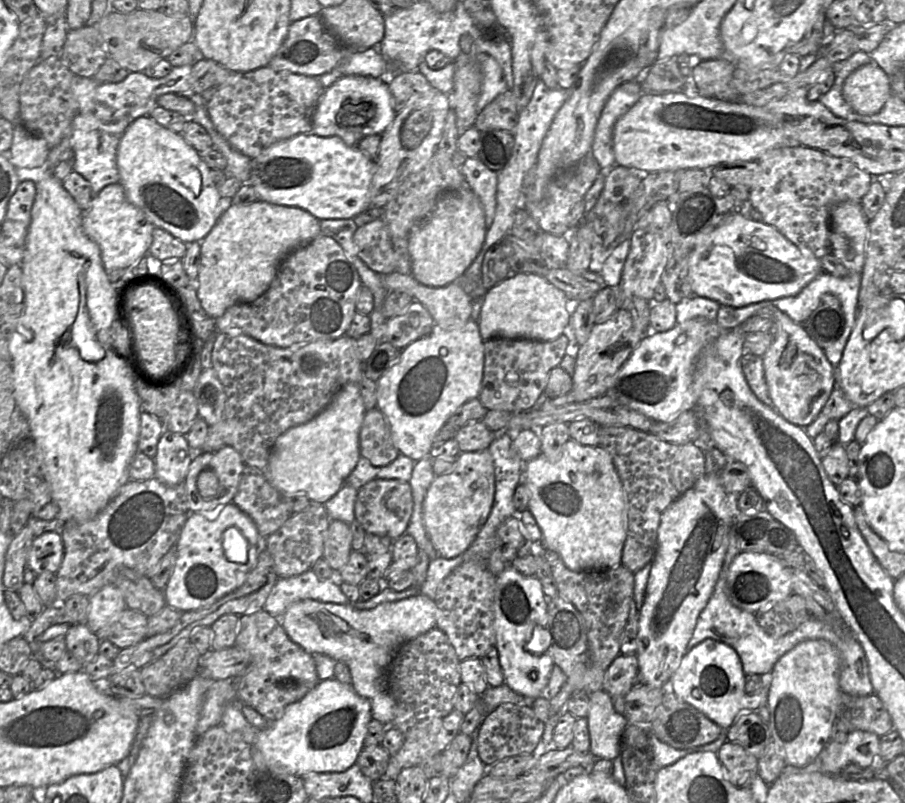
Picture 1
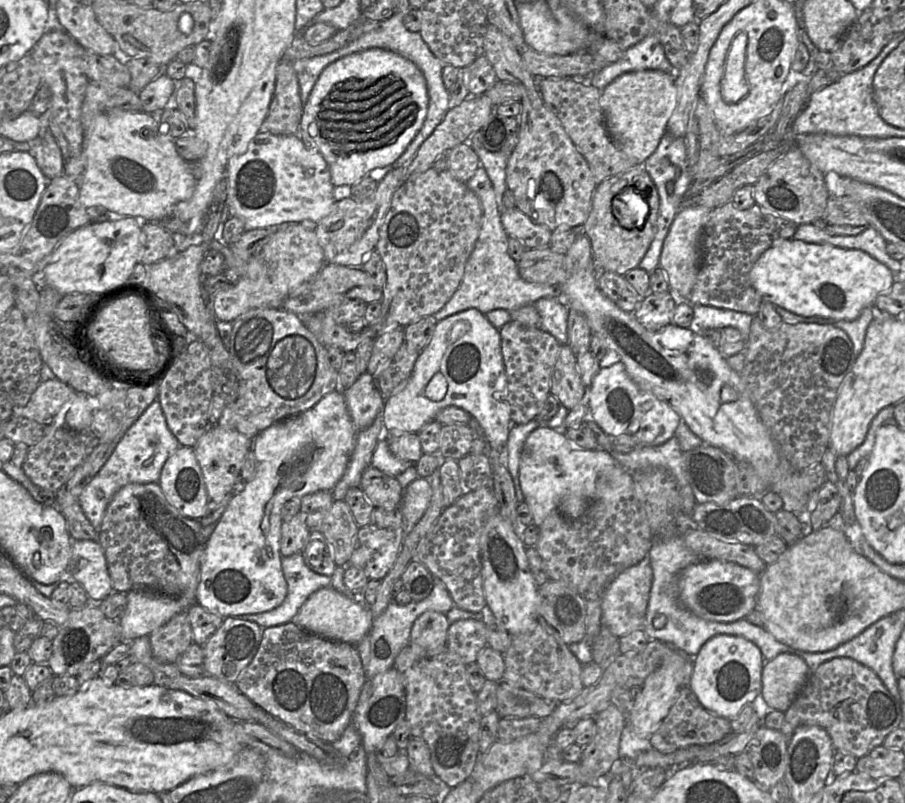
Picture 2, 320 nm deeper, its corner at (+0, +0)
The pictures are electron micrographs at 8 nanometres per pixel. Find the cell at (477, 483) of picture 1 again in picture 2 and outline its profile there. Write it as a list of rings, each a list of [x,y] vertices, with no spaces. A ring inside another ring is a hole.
[[[475,308],[438,321],[405,387],[385,400],[384,432],[399,430],[418,433],[447,406],[462,408],[475,418],[483,428],[483,438],[491,450],[506,447],[513,422],[507,399],[501,336],[499,329]]]

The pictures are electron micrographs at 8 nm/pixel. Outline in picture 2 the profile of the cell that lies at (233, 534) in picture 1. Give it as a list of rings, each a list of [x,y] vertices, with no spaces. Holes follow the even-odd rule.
[[[336,389],[328,393],[312,408],[298,415],[288,417],[272,424],[270,427],[260,432],[253,439],[252,449],[256,457],[256,474],[251,481],[243,482],[242,486],[238,487],[234,491],[234,494],[229,501],[227,508],[221,515],[220,519],[217,521],[214,531],[206,541],[200,564],[200,580],[196,595],[197,604],[201,605],[208,611],[215,612],[222,617],[267,612],[282,604],[287,596],[287,583],[285,581],[281,568],[282,556],[280,554],[281,525],[283,522],[283,519],[281,517],[282,506],[286,501],[294,497],[302,498],[305,495],[321,490],[332,491],[332,489],[342,478],[356,444],[358,431],[353,425],[343,391],[344,390]]]

